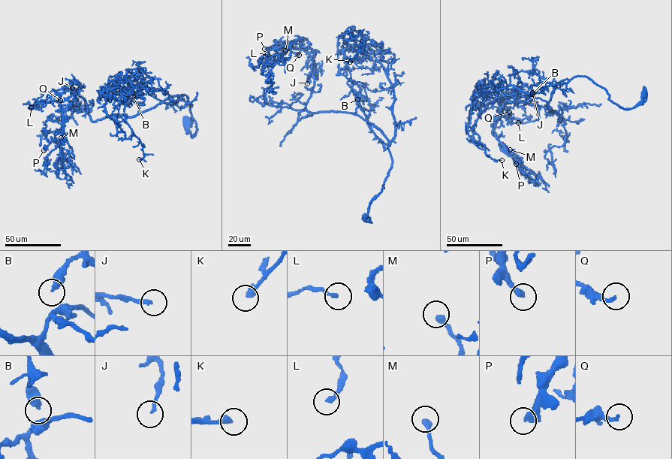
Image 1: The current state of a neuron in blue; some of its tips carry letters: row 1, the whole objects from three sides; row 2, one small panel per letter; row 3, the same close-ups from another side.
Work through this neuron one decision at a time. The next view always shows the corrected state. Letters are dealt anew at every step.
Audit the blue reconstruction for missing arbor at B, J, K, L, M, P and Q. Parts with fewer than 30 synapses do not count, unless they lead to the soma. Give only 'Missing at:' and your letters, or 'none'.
Missing at: J, K, P

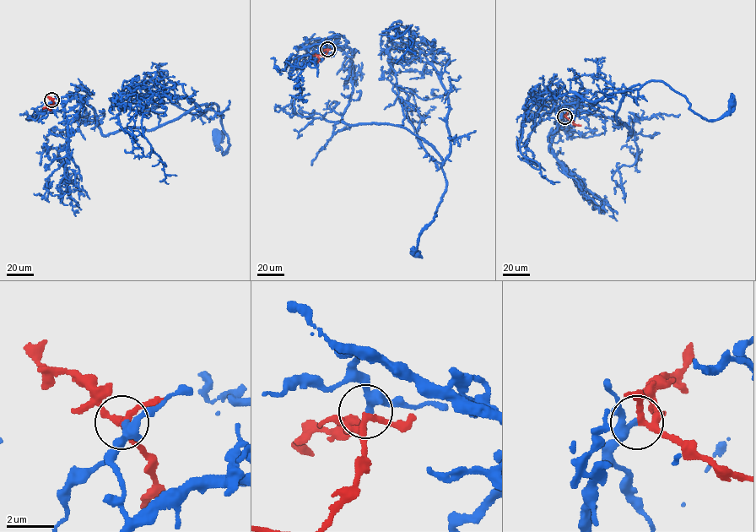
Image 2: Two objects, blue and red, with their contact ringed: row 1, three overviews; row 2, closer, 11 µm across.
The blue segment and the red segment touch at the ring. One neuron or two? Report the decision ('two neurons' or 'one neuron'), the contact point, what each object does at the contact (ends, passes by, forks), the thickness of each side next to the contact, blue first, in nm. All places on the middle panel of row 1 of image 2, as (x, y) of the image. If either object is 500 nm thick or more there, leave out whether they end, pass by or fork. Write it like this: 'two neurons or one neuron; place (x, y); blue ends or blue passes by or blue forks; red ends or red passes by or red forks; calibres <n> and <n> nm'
one neuron; place (327, 49); blue forks; red forks; calibres 200 and 200 nm

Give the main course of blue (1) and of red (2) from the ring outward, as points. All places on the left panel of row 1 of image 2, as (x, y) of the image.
1: (51, 100), (54, 105), (83, 97), (106, 135), (158, 127), (213, 103), (229, 144), (224, 154), (218, 138)
2: (51, 100), (52, 105), (45, 107), (51, 110)

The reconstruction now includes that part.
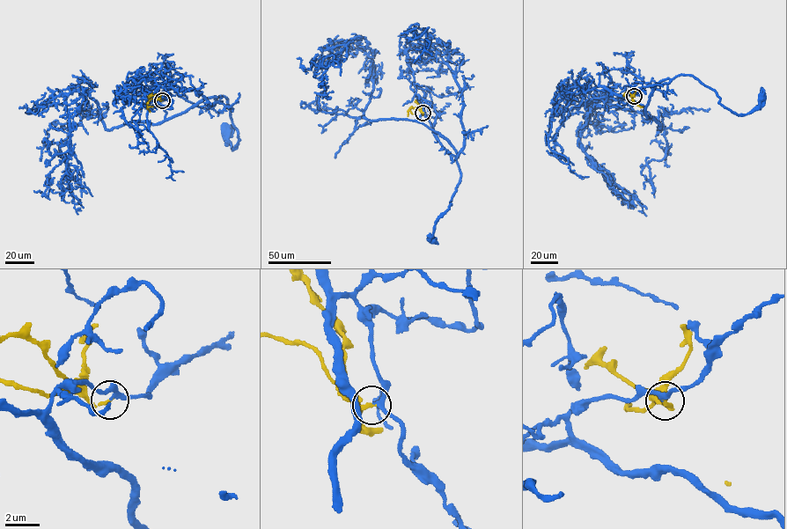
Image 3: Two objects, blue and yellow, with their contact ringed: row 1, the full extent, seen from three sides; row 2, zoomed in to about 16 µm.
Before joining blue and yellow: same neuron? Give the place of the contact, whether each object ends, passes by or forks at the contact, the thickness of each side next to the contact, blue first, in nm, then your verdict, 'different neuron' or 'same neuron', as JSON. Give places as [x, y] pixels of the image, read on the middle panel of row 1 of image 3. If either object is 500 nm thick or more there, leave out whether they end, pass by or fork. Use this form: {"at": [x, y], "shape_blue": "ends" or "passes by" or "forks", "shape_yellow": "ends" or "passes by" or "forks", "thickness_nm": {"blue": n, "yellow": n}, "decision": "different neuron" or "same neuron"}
{"at": [422, 113], "shape_blue": "passes by", "shape_yellow": "ends", "thickness_nm": {"blue": 190, "yellow": 200}, "decision": "same neuron"}

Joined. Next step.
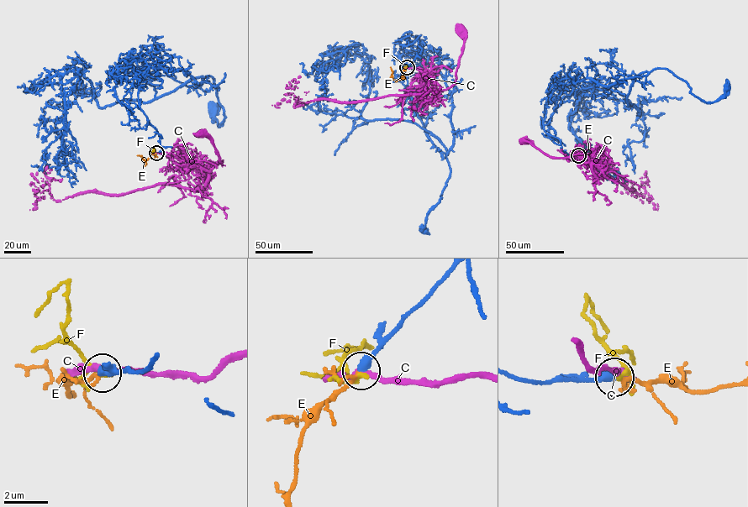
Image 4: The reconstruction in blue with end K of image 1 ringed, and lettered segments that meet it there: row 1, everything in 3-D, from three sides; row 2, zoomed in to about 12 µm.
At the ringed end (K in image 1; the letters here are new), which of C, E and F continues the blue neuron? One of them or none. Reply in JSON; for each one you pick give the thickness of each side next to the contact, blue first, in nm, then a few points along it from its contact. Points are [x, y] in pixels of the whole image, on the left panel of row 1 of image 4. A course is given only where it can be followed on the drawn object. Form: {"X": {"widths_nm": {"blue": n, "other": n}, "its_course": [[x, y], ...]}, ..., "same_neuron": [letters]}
{"E": {"widths_nm": {"blue": 360, "other": 130}, "its_course": [[156, 153], [152, 153], [147, 159], [137, 155]]}, "same_neuron": ["E"]}

